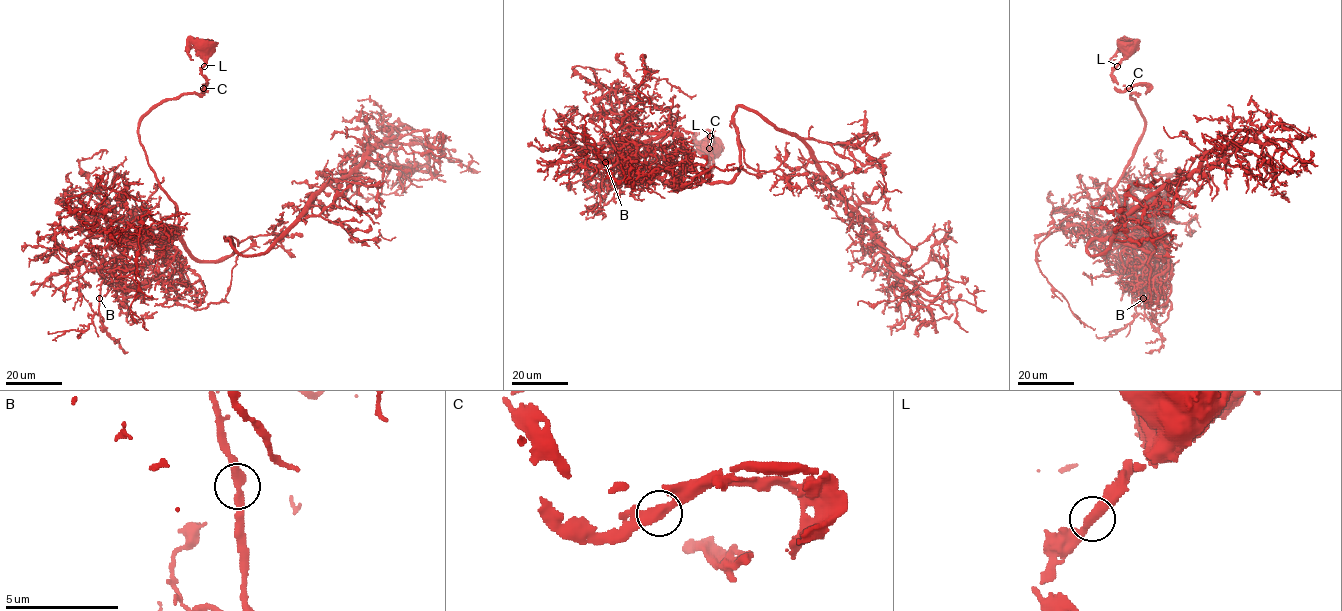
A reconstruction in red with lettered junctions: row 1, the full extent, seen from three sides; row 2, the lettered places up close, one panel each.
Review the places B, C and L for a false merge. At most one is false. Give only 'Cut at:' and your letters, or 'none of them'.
Cut at: none of them

